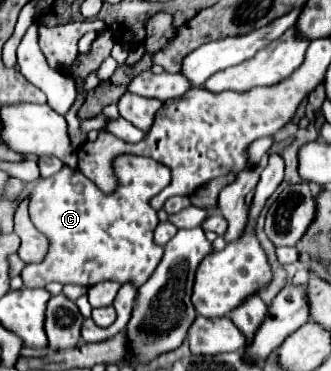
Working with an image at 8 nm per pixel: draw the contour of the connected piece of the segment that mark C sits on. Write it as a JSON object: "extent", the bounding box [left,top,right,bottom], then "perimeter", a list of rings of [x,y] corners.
{"extent":[20,155,170,288],"perimeter":[[[122,155],[116,159],[116,175],[118,189],[112,195],[104,195],[82,171],[70,167],[62,167],[56,175],[36,181],[30,219],[38,231],[48,235],[50,251],[42,263],[25,266],[20,274],[24,287],[40,288],[50,281],[82,287],[102,281],[130,281],[134,287],[146,283],[164,251],[152,239],[158,215],[150,207],[150,199],[170,183],[170,171],[154,159]]]}

